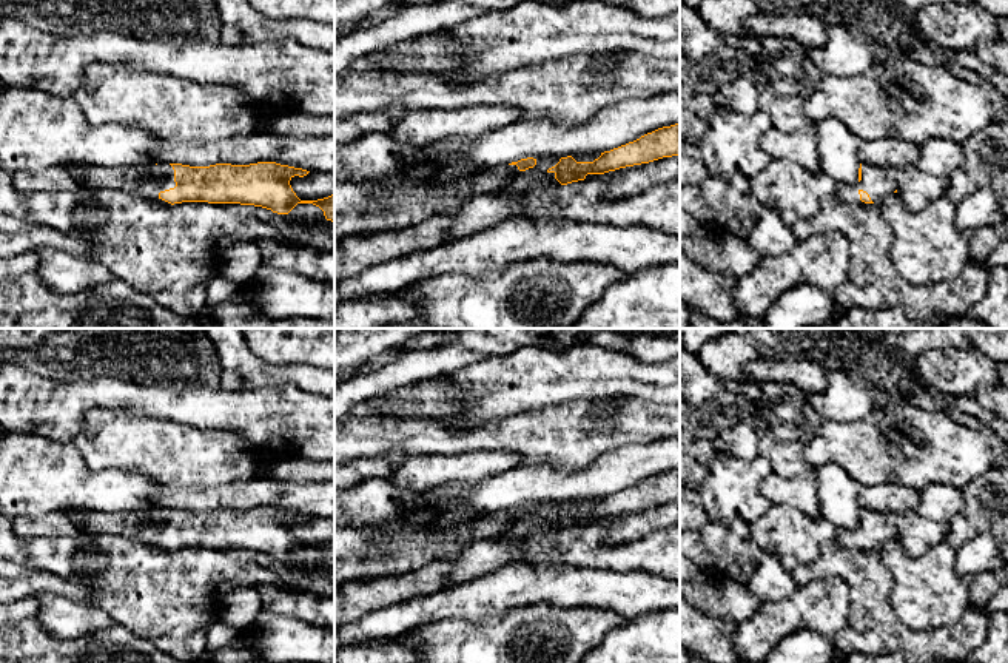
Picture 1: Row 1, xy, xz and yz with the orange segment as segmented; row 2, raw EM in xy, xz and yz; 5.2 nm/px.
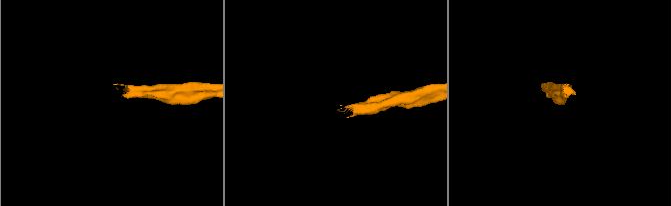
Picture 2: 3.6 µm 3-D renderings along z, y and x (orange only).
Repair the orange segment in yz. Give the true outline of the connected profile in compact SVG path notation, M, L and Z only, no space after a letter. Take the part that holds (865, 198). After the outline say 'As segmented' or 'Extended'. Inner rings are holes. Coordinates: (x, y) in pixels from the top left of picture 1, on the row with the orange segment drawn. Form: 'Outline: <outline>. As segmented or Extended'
Outline: M860 163L857 190L860 200L879 205L888 194L897 193L895 182L888 170L868 163Z. Extended

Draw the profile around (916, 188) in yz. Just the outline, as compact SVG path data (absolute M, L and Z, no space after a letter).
M889 168L889 177L895 182L897 194L912 213L920 213L934 200L946 196L949 177L939 177L912 168Z

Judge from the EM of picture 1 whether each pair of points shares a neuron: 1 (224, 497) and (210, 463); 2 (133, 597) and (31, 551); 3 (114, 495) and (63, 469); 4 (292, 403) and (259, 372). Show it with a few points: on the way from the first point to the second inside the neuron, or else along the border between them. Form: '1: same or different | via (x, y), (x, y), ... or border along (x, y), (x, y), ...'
1: different | border along (255, 477), (241, 483), (213, 487), (182, 486)
2: same | via (108, 572), (93, 560), (73, 560), (56, 555)
3: same | via (102, 491), (87, 491), (76, 481)
4: different | border along (309, 390), (292, 384), (265, 384), (238, 392)

